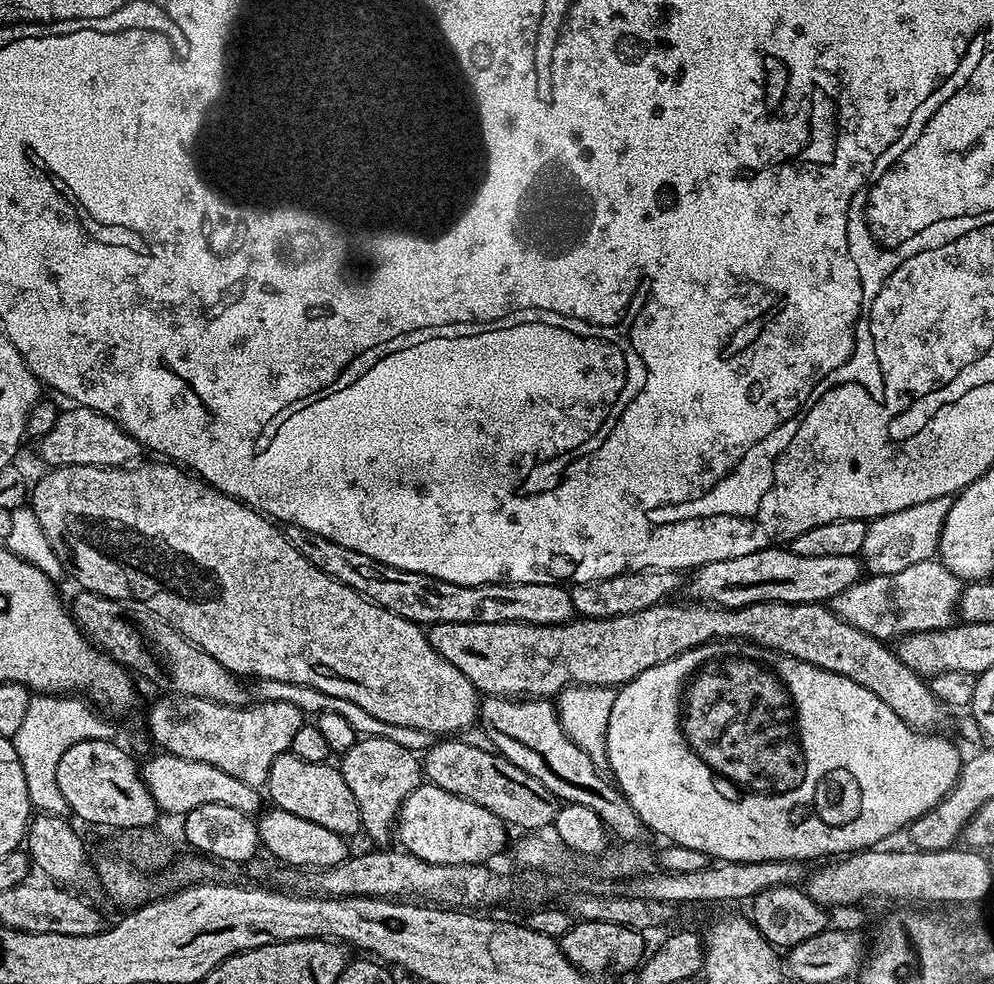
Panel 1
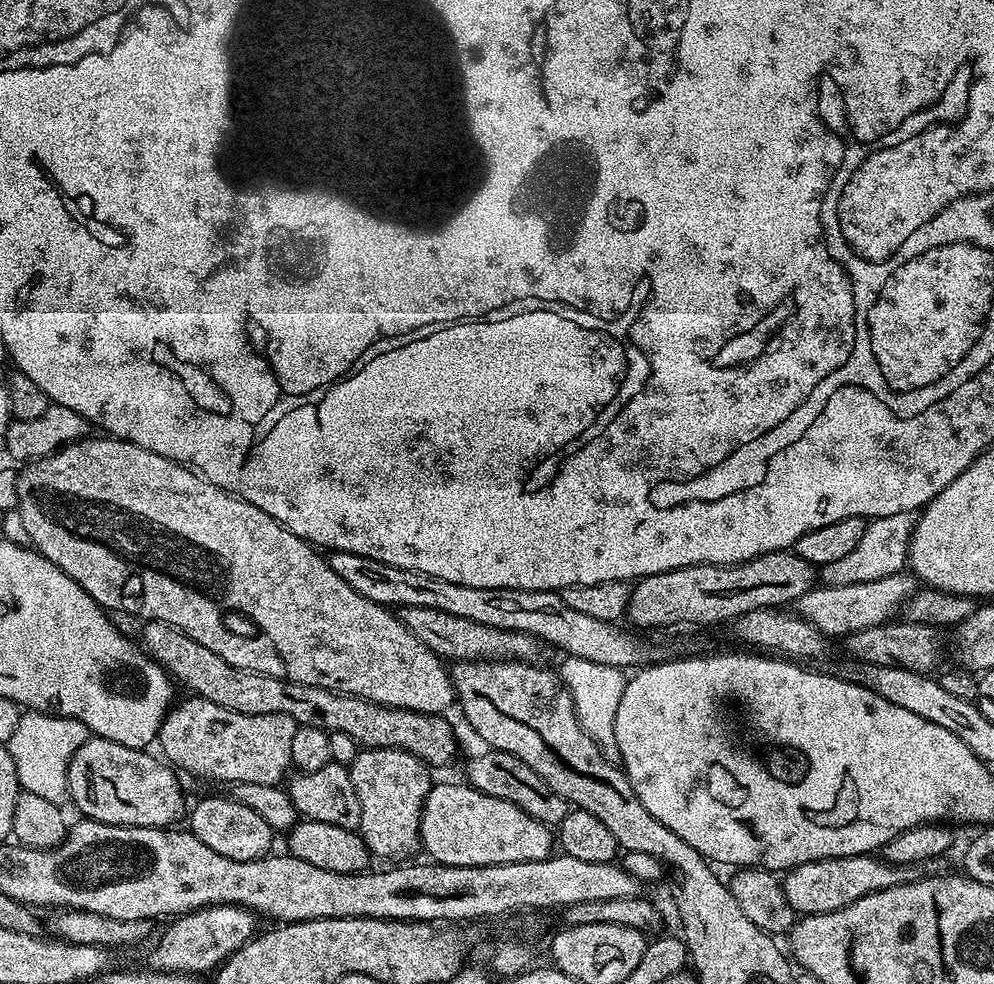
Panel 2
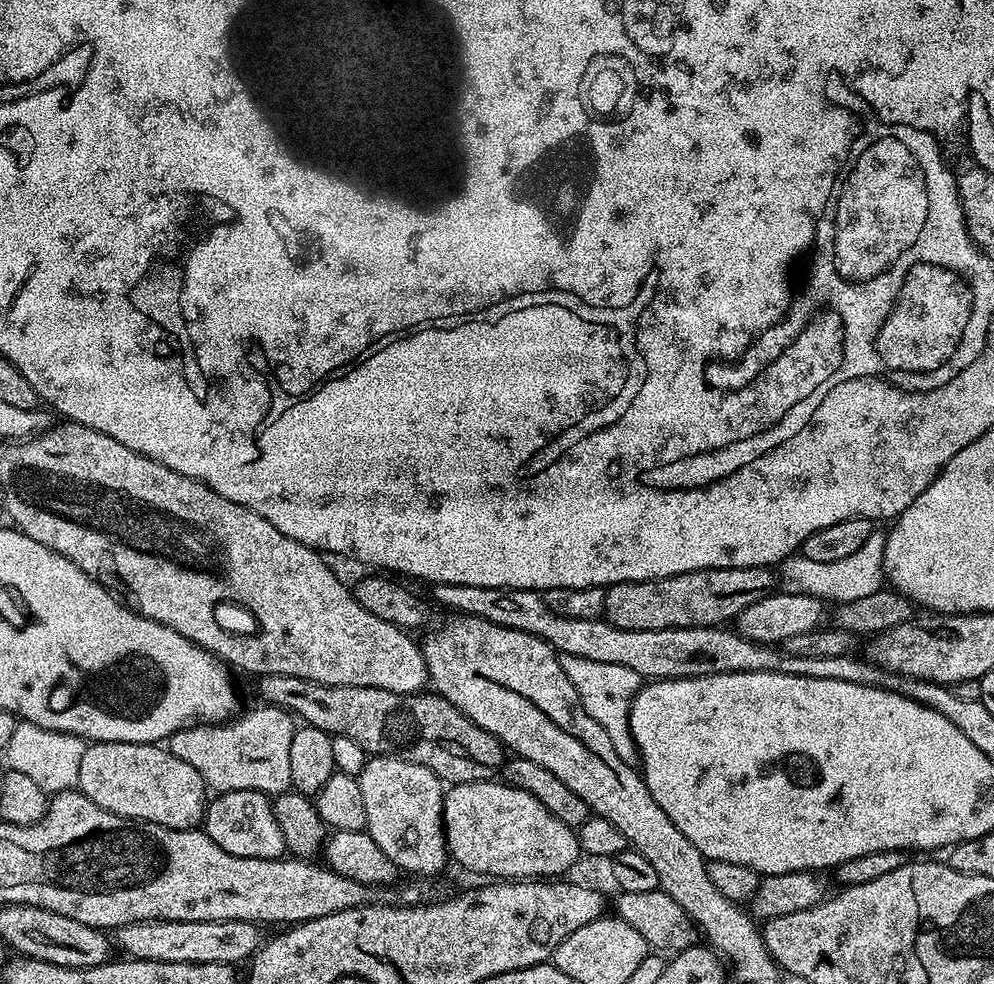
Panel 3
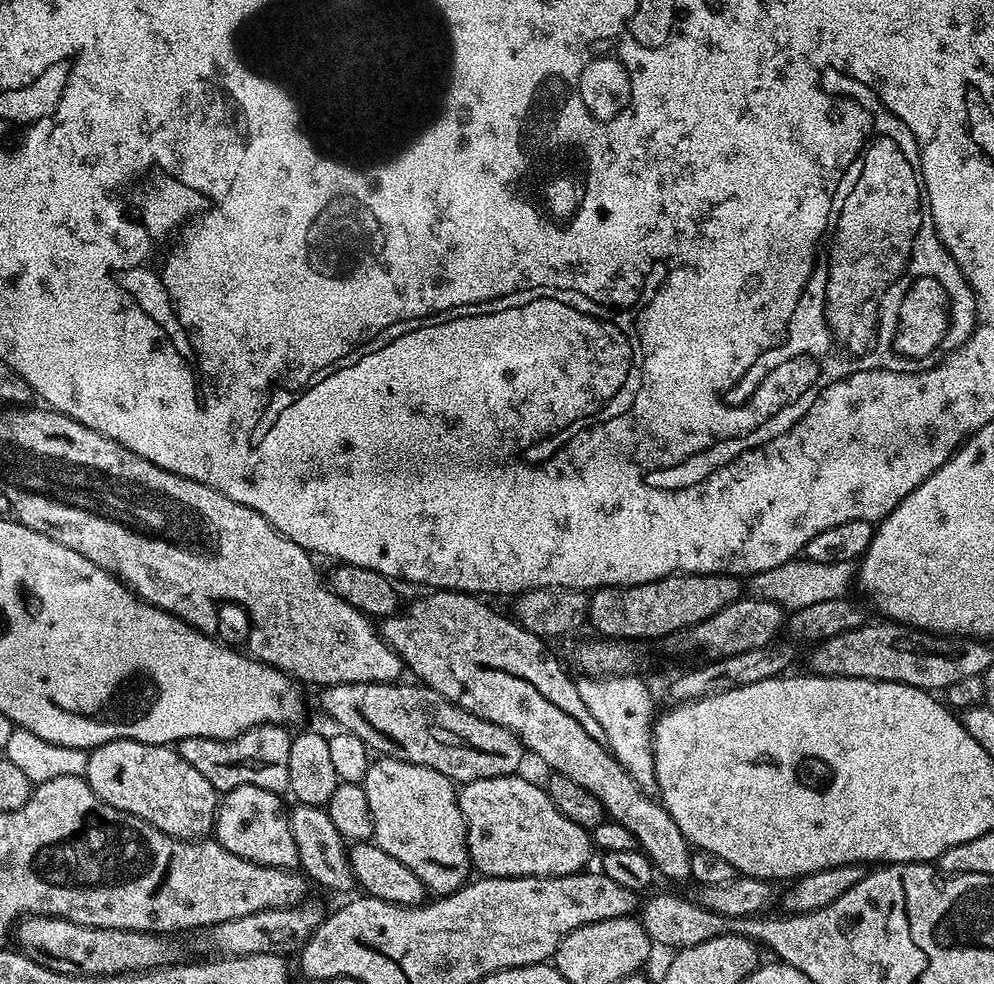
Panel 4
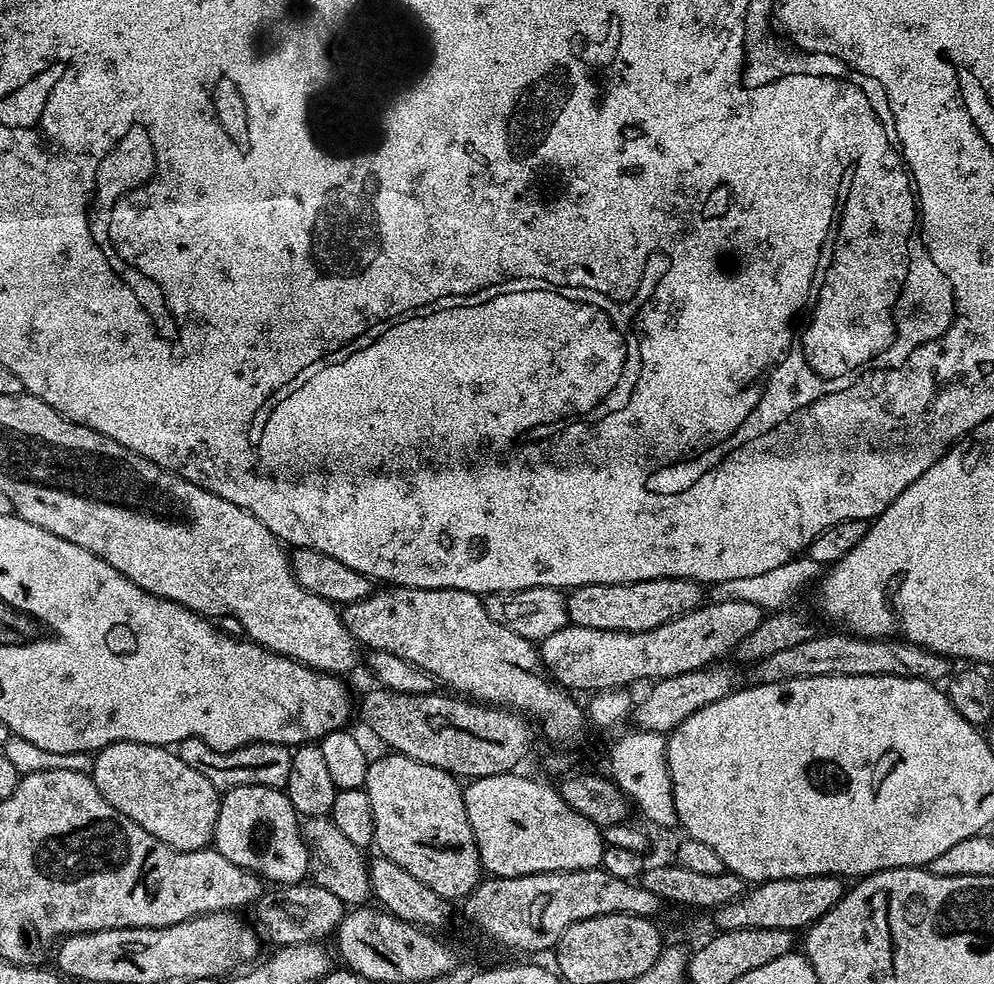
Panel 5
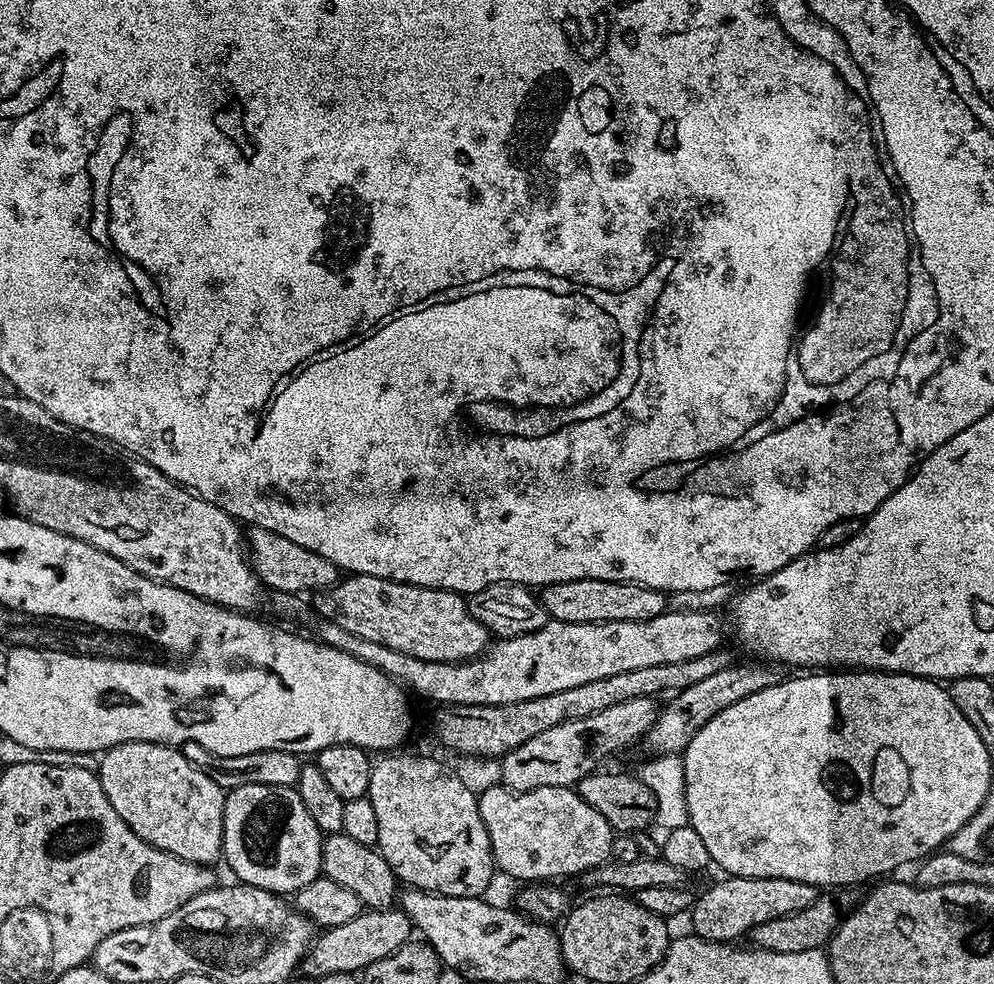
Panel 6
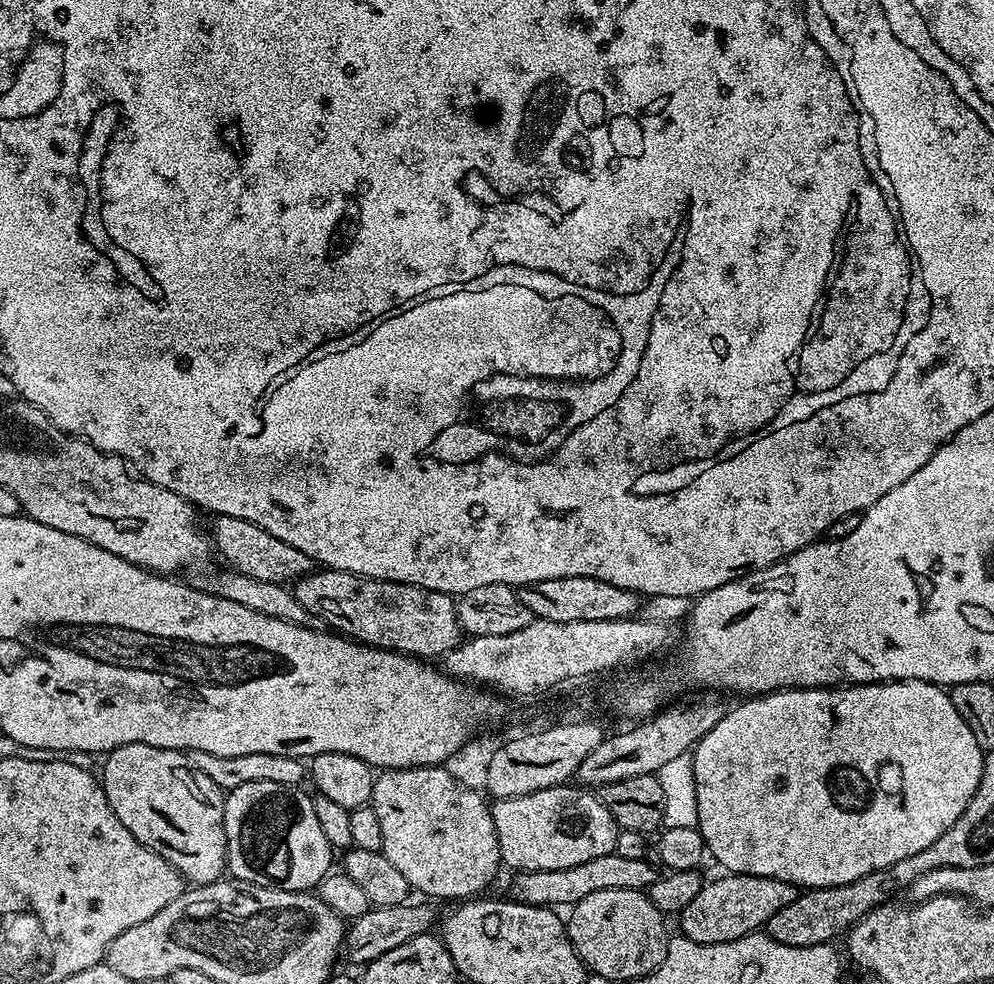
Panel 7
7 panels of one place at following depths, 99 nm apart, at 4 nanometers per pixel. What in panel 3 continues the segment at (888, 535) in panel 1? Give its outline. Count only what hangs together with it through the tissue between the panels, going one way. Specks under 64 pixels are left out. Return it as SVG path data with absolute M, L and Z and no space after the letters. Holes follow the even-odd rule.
M873 530L870 538L862 542L862 547L854 554L849 554L839 562L814 562L802 554L793 554L778 565L778 588L781 592L790 594L804 594L810 598L818 598L833 605L854 602L854 598L866 598L866 594L874 594L885 587L884 579L884 538L885 533L880 530Z

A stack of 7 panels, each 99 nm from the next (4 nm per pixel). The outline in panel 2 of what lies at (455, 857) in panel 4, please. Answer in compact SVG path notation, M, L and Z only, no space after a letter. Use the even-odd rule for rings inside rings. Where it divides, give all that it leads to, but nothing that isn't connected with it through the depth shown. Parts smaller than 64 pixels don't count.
M364 748L357 751L354 762L348 768L350 778L354 782L354 790L358 790L358 802L362 802L362 822L359 826L360 837L364 840L369 853L373 857L381 856L384 862L408 862L417 851L421 851L420 815L424 803L431 790L434 777L429 765L419 760L414 754L403 752L397 748Z

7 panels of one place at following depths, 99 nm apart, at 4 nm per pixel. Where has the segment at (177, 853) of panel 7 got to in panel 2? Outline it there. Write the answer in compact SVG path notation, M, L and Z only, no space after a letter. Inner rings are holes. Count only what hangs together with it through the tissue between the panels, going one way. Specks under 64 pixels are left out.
M89 738L74 754L68 771L68 795L71 803L76 803L79 815L89 820L131 828L167 828L175 825L175 820L186 812L184 792L180 789L181 777L177 769L169 766L163 759L155 760L150 753L148 750L122 746L118 742Z

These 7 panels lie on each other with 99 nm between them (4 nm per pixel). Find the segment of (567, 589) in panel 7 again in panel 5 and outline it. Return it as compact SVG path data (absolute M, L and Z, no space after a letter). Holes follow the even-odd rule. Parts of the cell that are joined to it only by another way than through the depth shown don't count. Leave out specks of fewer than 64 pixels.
M654 578L633 584L584 584L567 593L568 619L594 630L645 632L701 607L700 591L697 581L686 578Z

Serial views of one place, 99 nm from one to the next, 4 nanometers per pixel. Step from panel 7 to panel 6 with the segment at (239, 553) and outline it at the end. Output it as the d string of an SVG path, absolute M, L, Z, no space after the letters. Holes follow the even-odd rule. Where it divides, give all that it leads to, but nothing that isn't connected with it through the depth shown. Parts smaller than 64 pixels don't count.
M249 527L246 532L246 552L261 585L272 592L315 594L323 588L334 586L342 576L341 569L330 562L330 558L322 558L322 554L314 554L314 550L306 550L306 546L298 546L298 542L290 542L290 538L274 534L274 530Z

